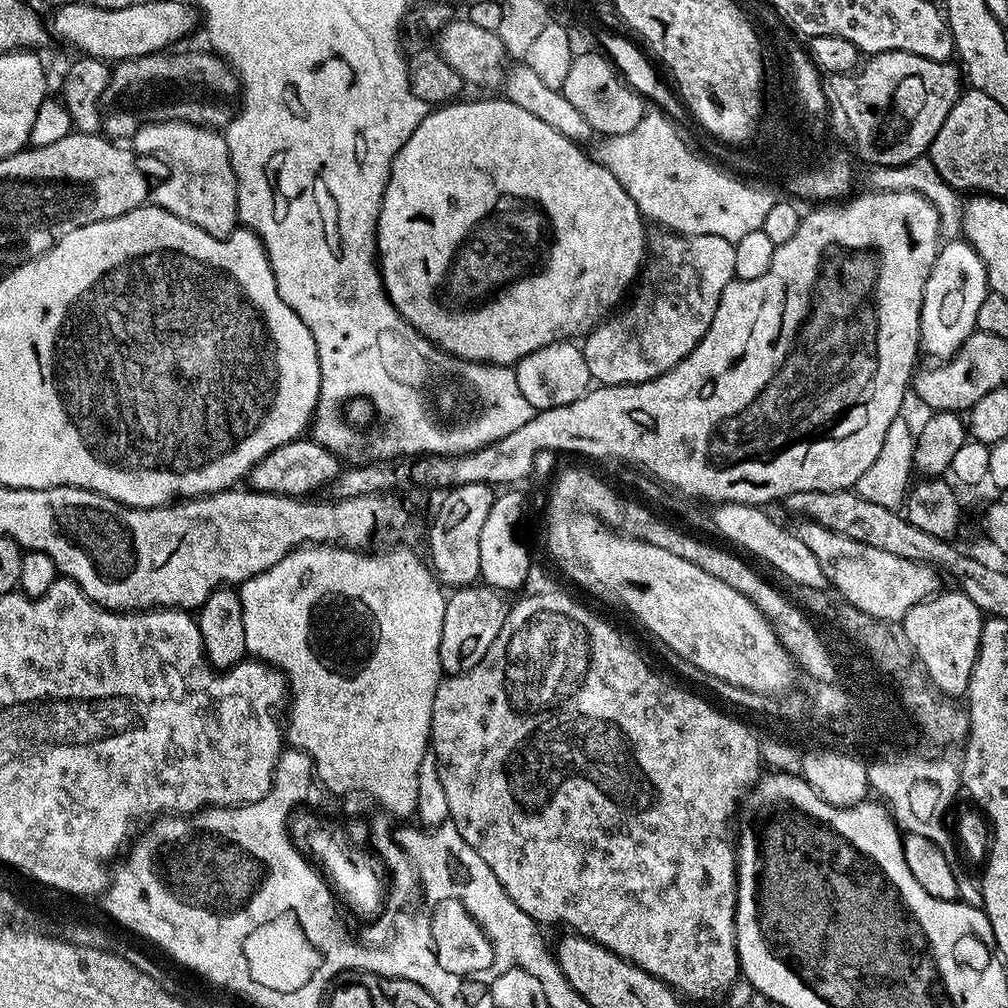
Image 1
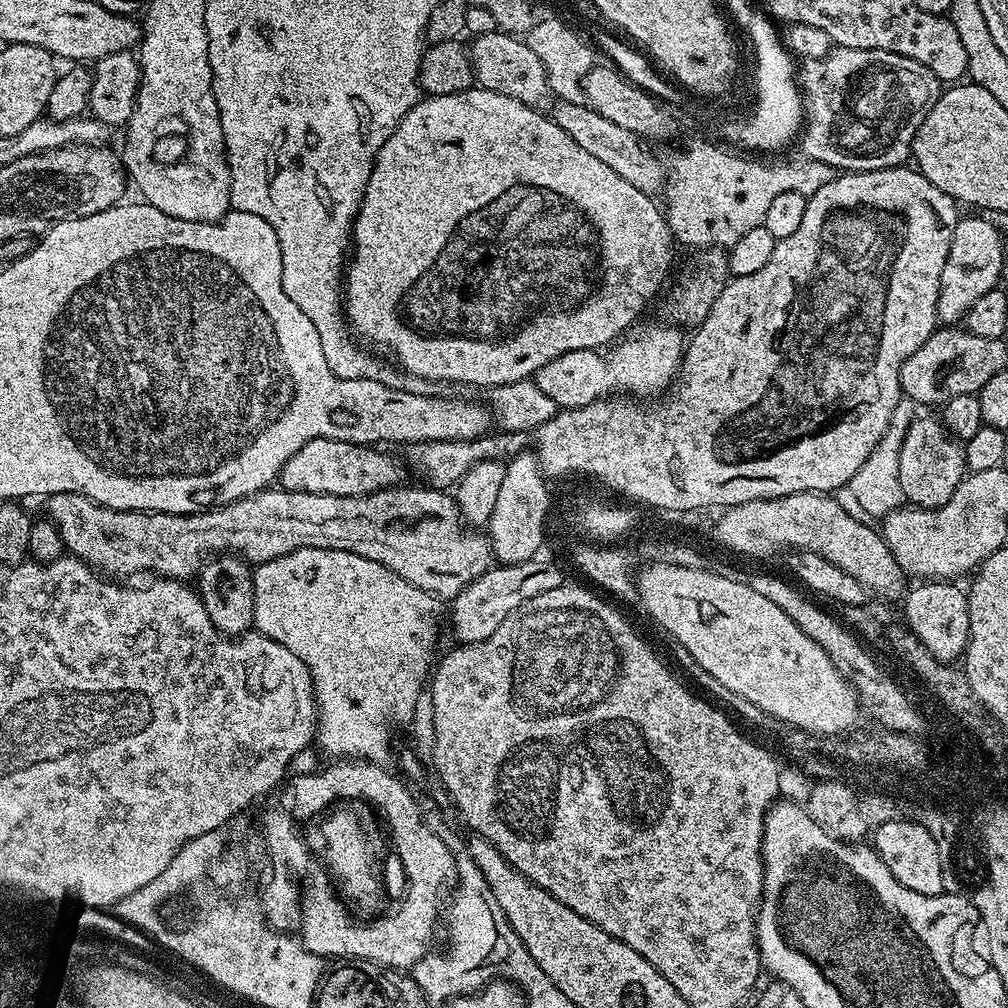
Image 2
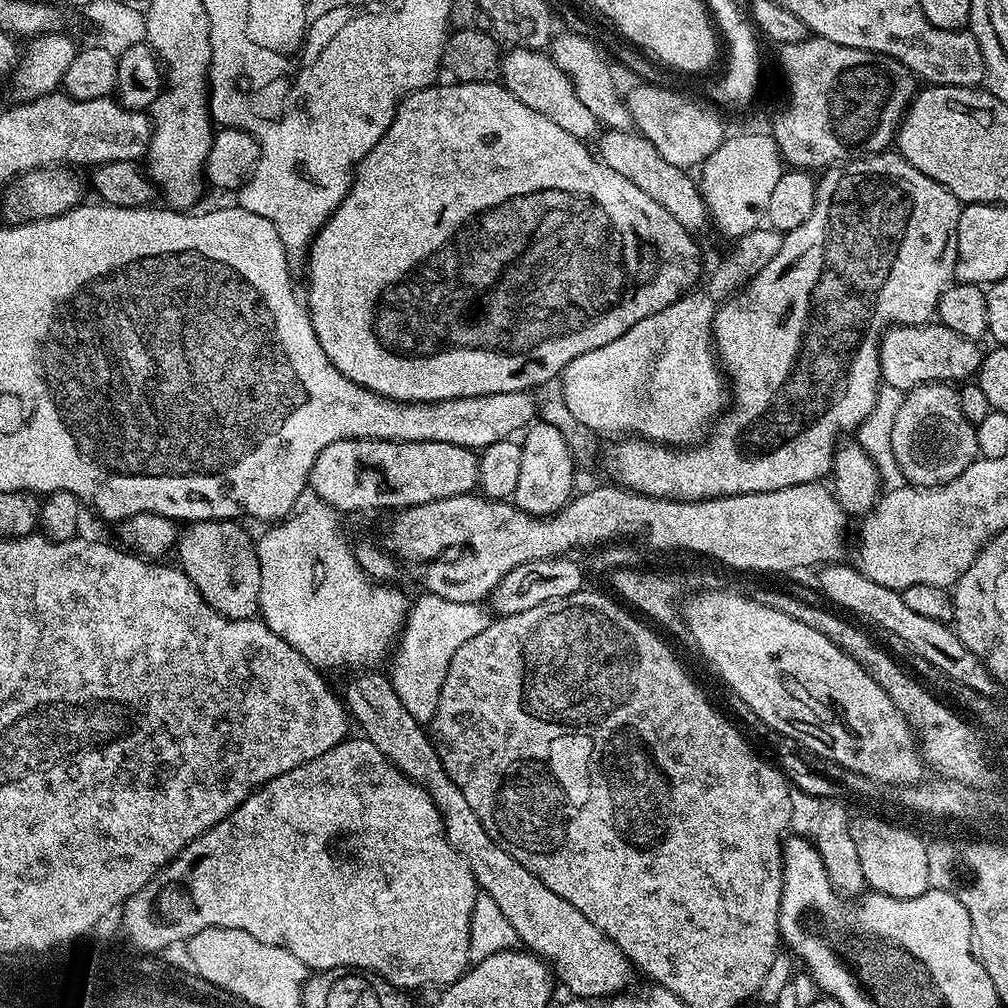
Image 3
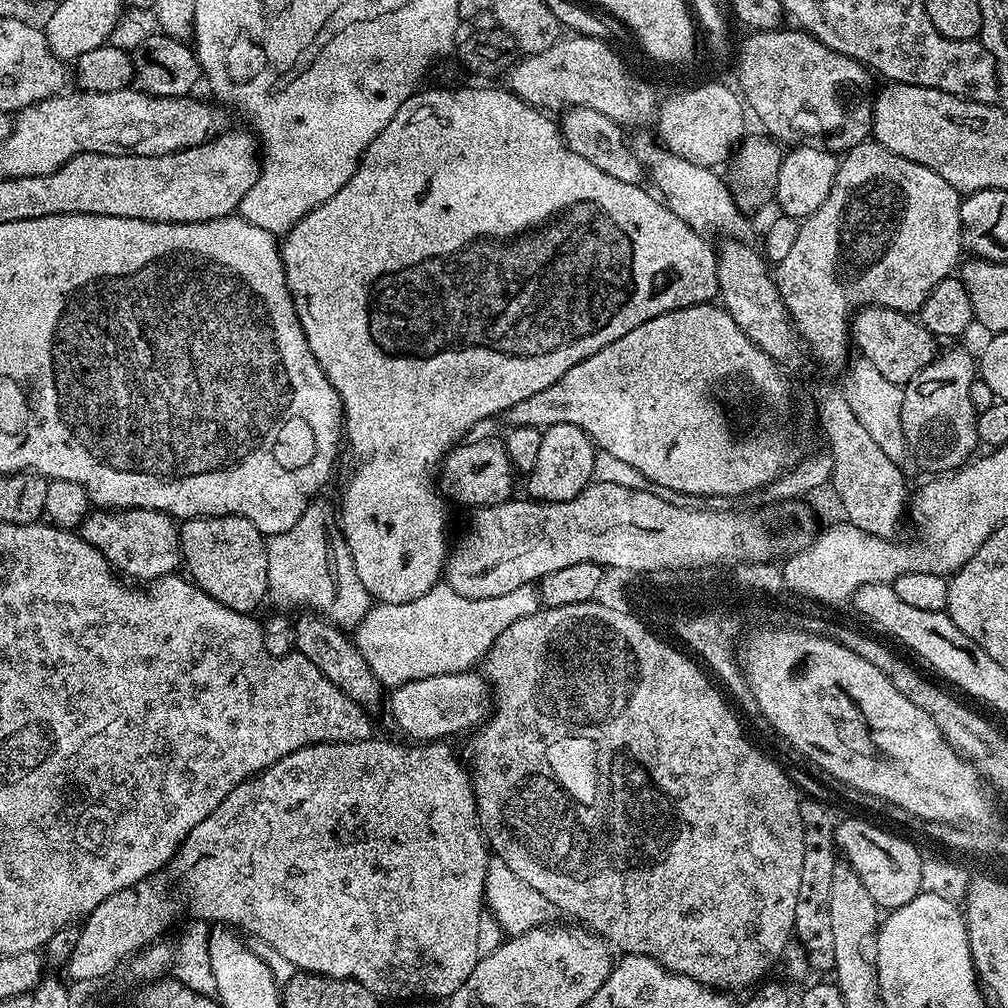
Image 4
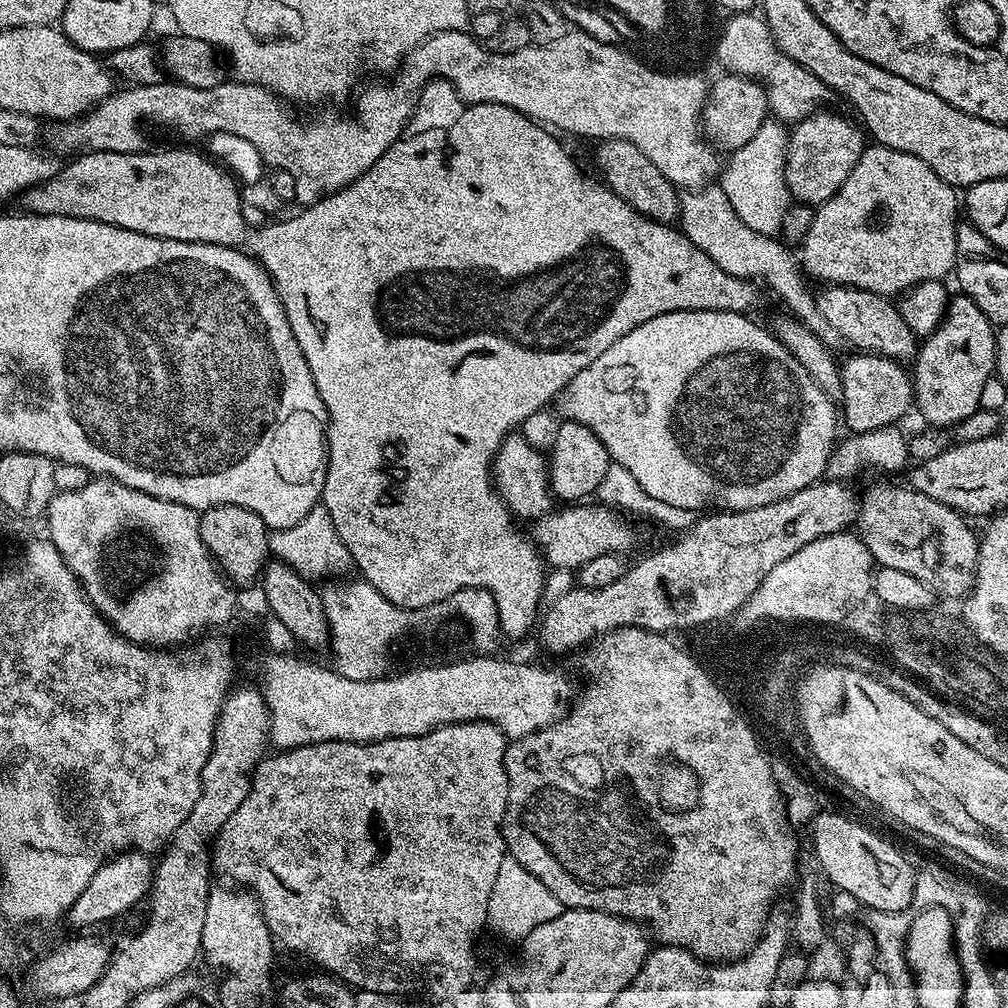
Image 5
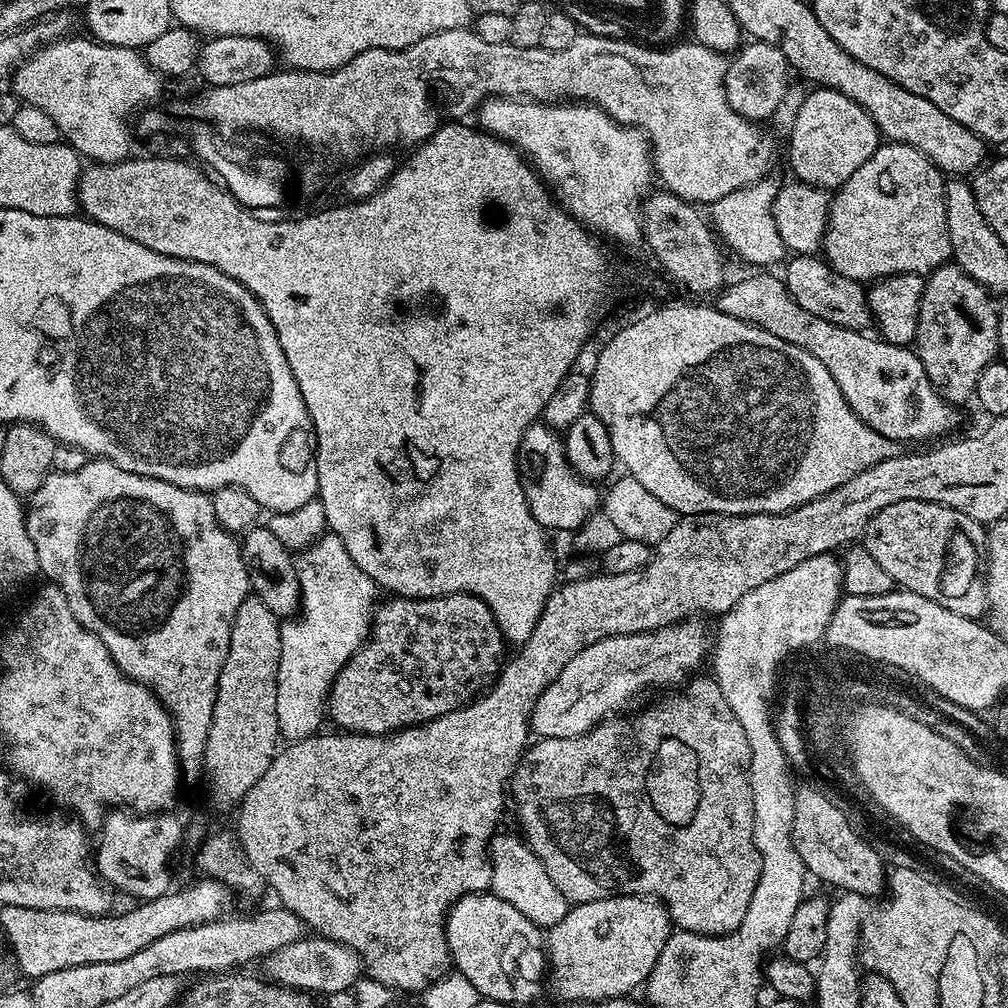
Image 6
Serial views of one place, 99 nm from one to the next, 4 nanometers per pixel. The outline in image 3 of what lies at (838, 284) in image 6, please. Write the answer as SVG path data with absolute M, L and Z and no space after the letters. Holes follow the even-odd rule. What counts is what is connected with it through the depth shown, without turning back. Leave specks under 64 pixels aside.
M929 322L927 324L915 324L914 326L897 325L885 332L884 337L880 340L880 378L881 381L889 388L897 388L899 392L909 392L911 388L917 388L923 384L930 384L933 382L968 382L979 373L980 363L984 360L984 352L981 345L977 341L966 338L962 334L954 334L954 330L950 330L939 322Z

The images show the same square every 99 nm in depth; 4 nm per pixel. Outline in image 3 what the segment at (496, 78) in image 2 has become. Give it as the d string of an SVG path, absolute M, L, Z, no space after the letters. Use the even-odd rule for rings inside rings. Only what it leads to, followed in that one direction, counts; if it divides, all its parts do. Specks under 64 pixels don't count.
M512 48L503 53L498 65L498 76L508 92L518 98L518 102L530 106L530 110L538 110L538 114L562 126L566 134L582 141L587 141L588 136L597 135L596 118L578 98L570 78L558 68L551 55L535 48Z

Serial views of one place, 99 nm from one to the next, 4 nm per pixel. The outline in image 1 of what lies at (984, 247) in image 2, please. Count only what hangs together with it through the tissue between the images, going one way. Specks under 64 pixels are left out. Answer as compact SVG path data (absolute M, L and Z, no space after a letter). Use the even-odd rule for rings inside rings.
M963 238L941 243L936 261L930 270L930 278L926 278L926 290L922 290L922 314L920 315L920 351L926 357L933 356L933 361L943 362L950 359L960 349L962 342L977 331L978 310L982 307L982 298L988 296L988 275L982 258L974 250L974 246Z

